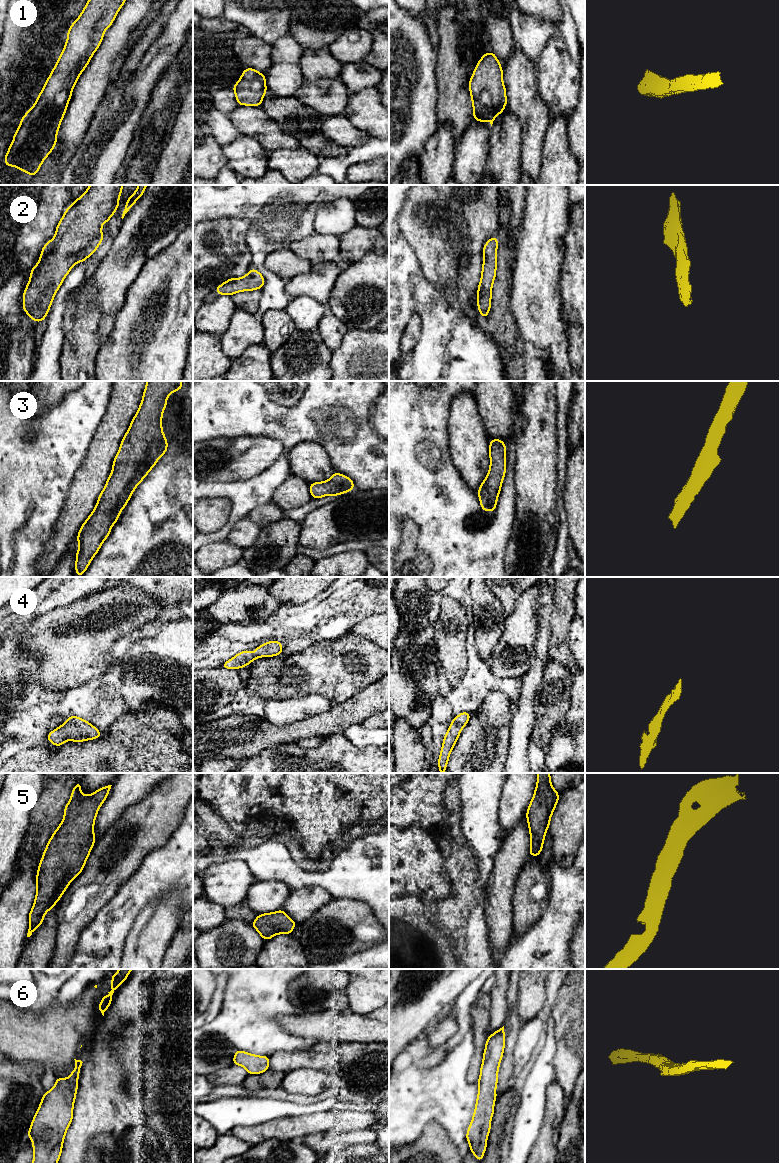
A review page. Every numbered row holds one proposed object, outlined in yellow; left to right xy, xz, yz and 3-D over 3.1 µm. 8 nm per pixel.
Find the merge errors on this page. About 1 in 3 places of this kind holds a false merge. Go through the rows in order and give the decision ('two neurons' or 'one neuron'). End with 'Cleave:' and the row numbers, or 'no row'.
1: one neuron
2: one neuron
3: one neuron
4: one neuron
5: one neuron
6: one neuron
Cleave: no row

